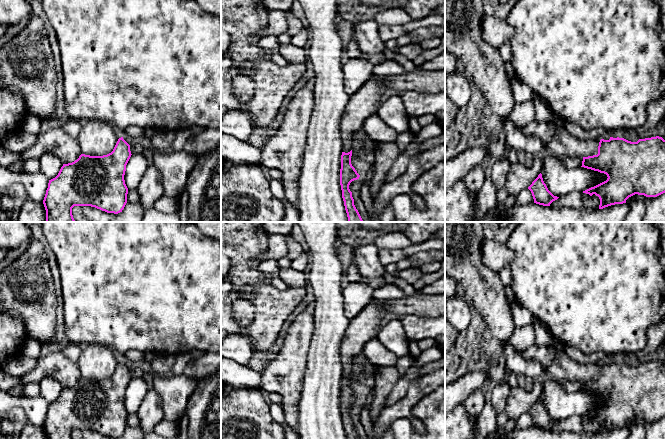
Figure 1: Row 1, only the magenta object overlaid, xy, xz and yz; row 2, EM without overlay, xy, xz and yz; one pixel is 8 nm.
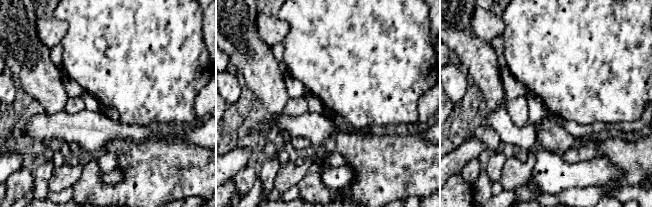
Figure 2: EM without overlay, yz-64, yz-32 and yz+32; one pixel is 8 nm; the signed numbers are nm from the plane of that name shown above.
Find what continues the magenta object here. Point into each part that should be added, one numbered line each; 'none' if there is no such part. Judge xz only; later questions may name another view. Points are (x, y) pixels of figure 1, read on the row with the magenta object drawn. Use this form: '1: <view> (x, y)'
1: xz (365, 102)

